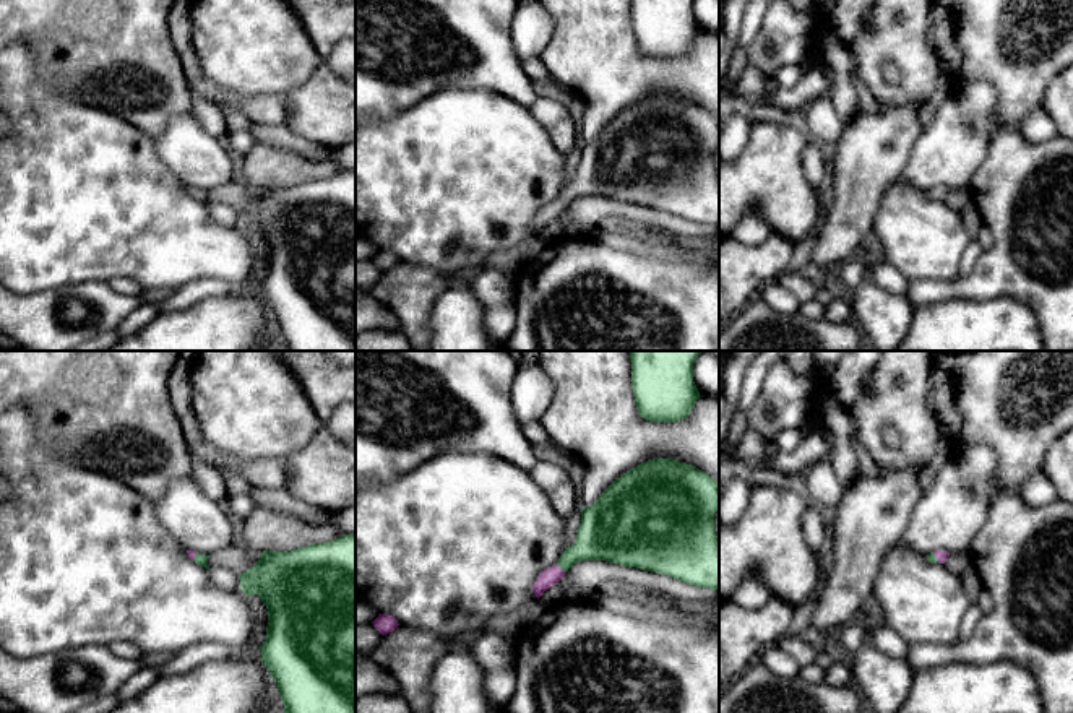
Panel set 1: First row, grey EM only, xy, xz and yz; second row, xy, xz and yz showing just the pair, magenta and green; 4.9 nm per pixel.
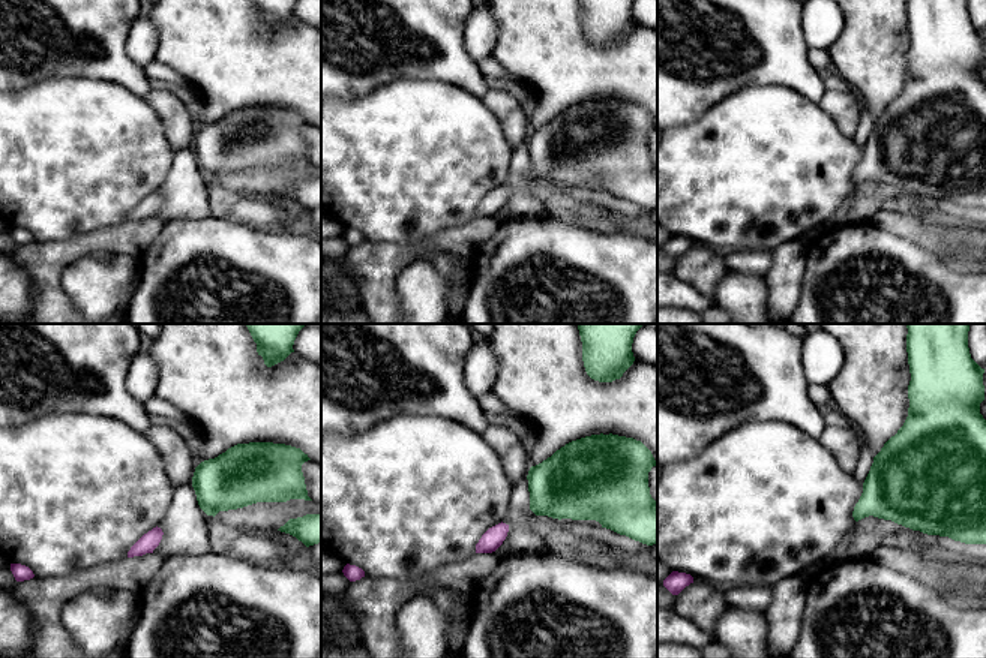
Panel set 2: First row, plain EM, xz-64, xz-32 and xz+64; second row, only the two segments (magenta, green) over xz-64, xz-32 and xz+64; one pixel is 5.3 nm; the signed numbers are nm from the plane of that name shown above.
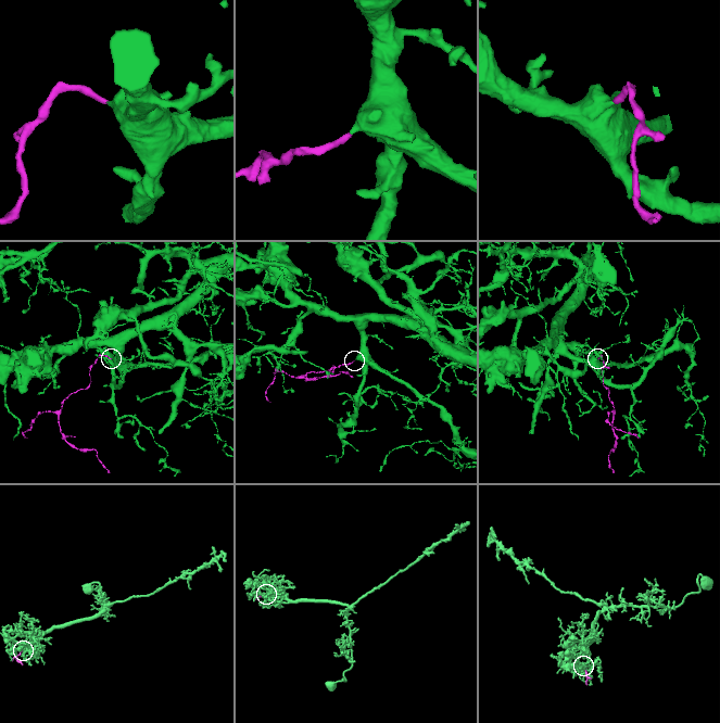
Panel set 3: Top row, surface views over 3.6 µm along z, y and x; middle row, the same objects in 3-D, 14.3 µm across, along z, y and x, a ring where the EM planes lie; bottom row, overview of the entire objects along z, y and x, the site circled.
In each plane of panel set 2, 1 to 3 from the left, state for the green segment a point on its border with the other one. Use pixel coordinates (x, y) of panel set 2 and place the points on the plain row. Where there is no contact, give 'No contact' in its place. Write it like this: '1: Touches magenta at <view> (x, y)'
1: No contact
2: No contact
3: No contact

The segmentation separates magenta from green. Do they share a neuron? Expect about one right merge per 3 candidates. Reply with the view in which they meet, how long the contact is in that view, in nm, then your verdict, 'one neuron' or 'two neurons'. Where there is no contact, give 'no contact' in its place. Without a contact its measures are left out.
meets magenta in xz; contact 70 nm long; one neuron

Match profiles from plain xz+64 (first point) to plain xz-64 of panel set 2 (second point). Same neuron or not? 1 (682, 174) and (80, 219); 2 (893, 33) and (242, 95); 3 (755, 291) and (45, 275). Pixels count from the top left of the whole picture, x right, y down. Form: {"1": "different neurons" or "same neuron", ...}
{"1": "same neuron", "2": "same neuron", "3": "different neurons"}

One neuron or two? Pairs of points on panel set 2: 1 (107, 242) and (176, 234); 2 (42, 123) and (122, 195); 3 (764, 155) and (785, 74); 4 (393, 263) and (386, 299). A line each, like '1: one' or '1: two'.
1: two
2: one
3: two
4: one

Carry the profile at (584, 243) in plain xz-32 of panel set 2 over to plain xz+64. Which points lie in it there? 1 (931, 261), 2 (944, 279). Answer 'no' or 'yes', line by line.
1: yes
2: yes

